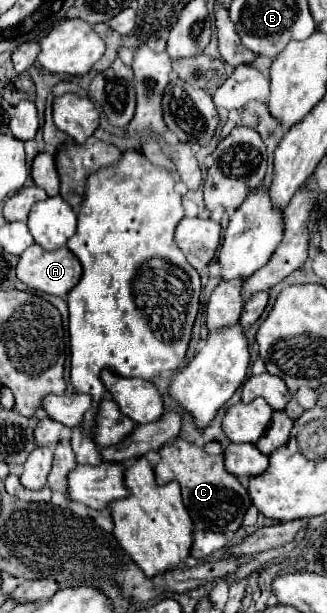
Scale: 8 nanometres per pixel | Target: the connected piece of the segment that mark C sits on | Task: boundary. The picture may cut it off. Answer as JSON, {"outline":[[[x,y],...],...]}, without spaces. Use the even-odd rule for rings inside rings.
{"outline":[[[177,439],[175,443],[165,445],[161,451],[161,461],[155,467],[157,483],[179,481],[183,505],[191,515],[195,529],[235,533],[241,527],[245,511],[251,507],[251,497],[241,481],[227,473],[223,467],[223,455],[209,455],[205,447]]]}

